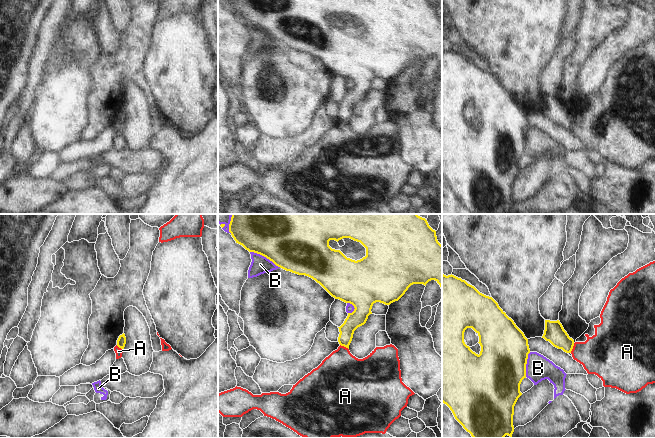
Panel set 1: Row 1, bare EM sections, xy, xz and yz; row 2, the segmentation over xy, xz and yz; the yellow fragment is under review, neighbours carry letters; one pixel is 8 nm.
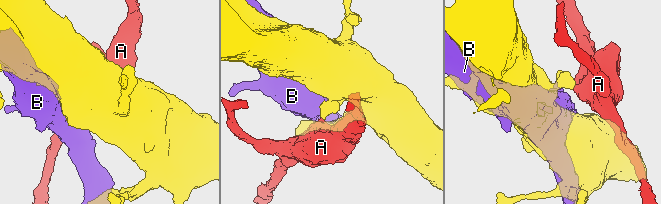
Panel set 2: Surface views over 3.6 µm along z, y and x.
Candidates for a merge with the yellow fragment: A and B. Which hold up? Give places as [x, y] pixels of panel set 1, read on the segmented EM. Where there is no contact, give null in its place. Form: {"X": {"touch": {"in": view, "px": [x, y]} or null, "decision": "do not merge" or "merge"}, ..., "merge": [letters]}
{"A": {"touch": {"in": "yz", "px": [572, 348]}, "decision": "do not merge"}, "B": {"touch": {"in": "xz", "px": [265, 256]}, "decision": "do not merge"}, "merge": []}

